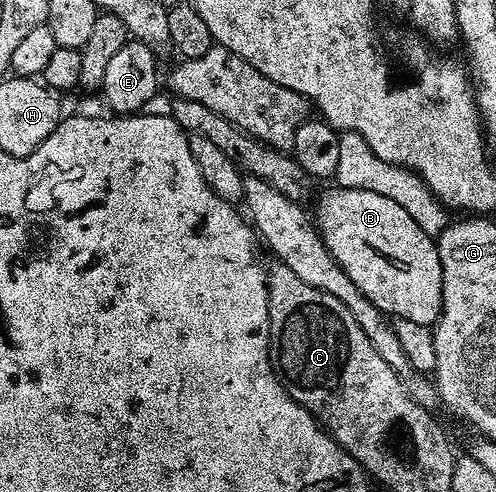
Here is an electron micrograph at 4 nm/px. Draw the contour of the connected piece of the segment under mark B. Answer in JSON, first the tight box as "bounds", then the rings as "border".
{"bounds":[312,186,442,326],"border":[[[331,186],[319,198],[314,212],[312,208],[312,224],[340,270],[383,314],[429,326],[438,323],[438,315],[442,313],[442,271],[435,237],[420,230],[416,221],[397,202],[392,202],[392,198],[384,198],[384,194],[372,190]]]}

